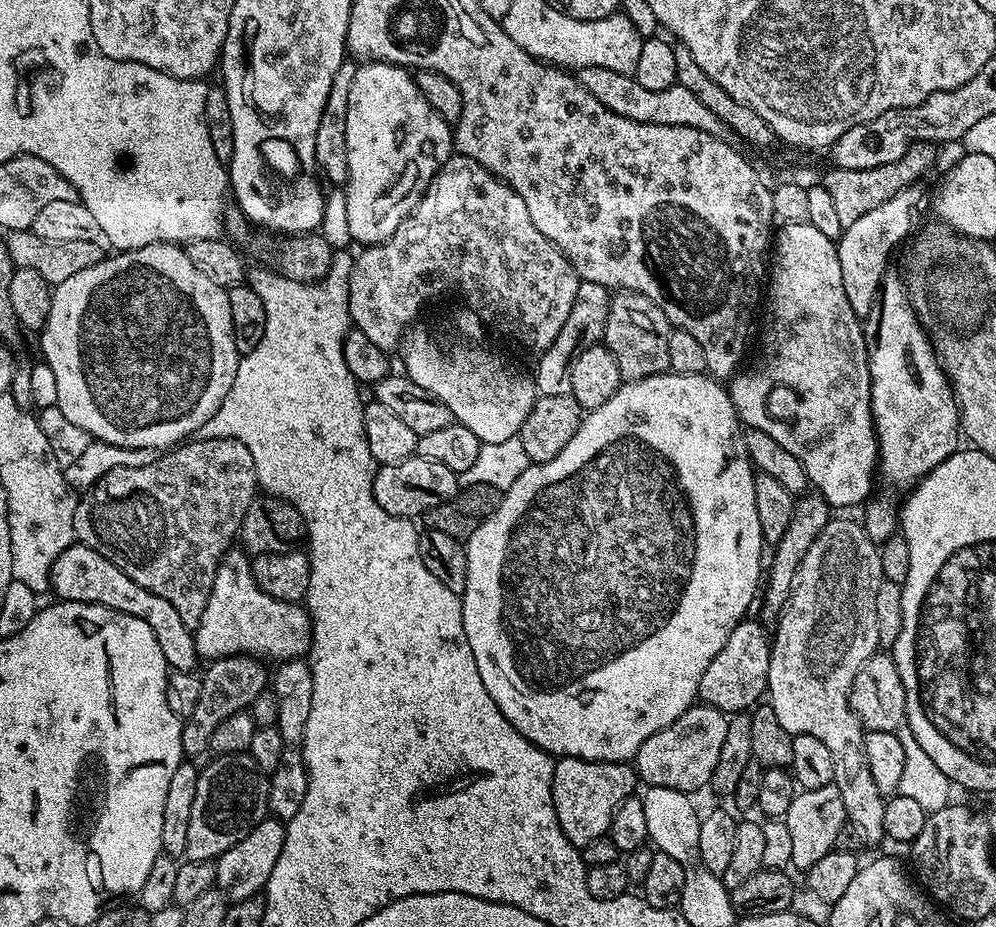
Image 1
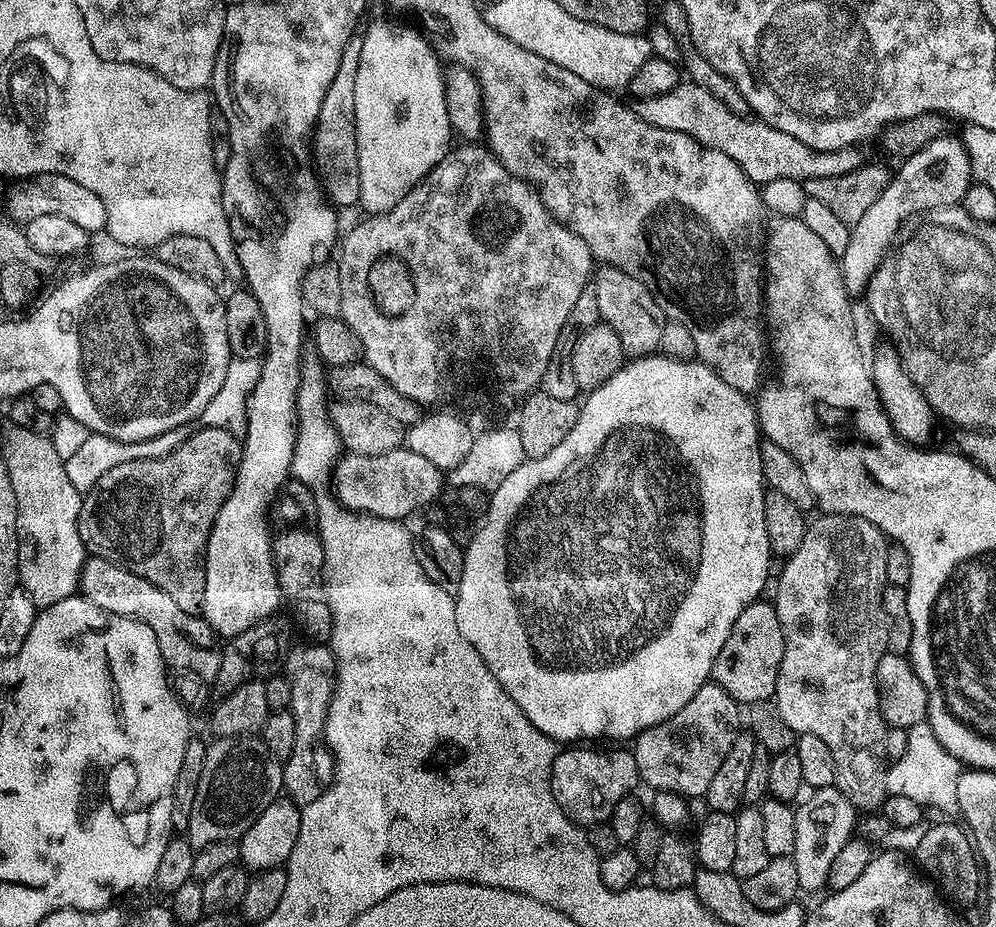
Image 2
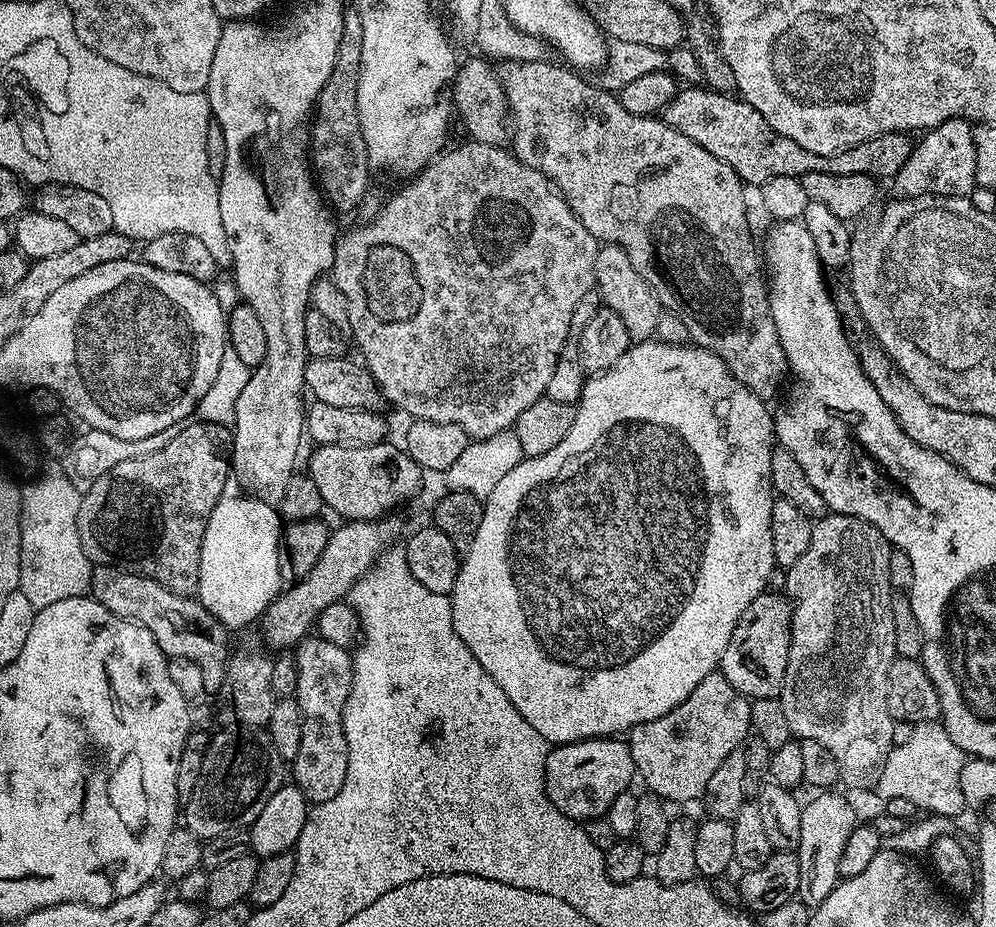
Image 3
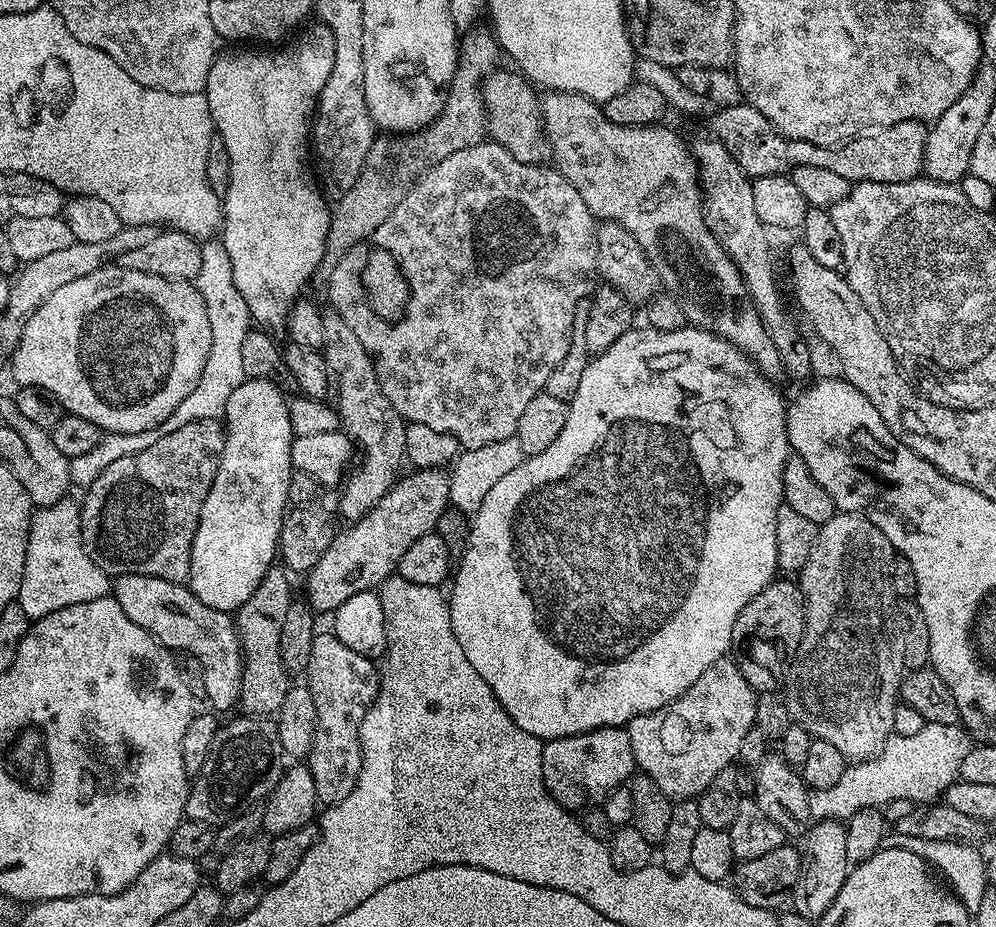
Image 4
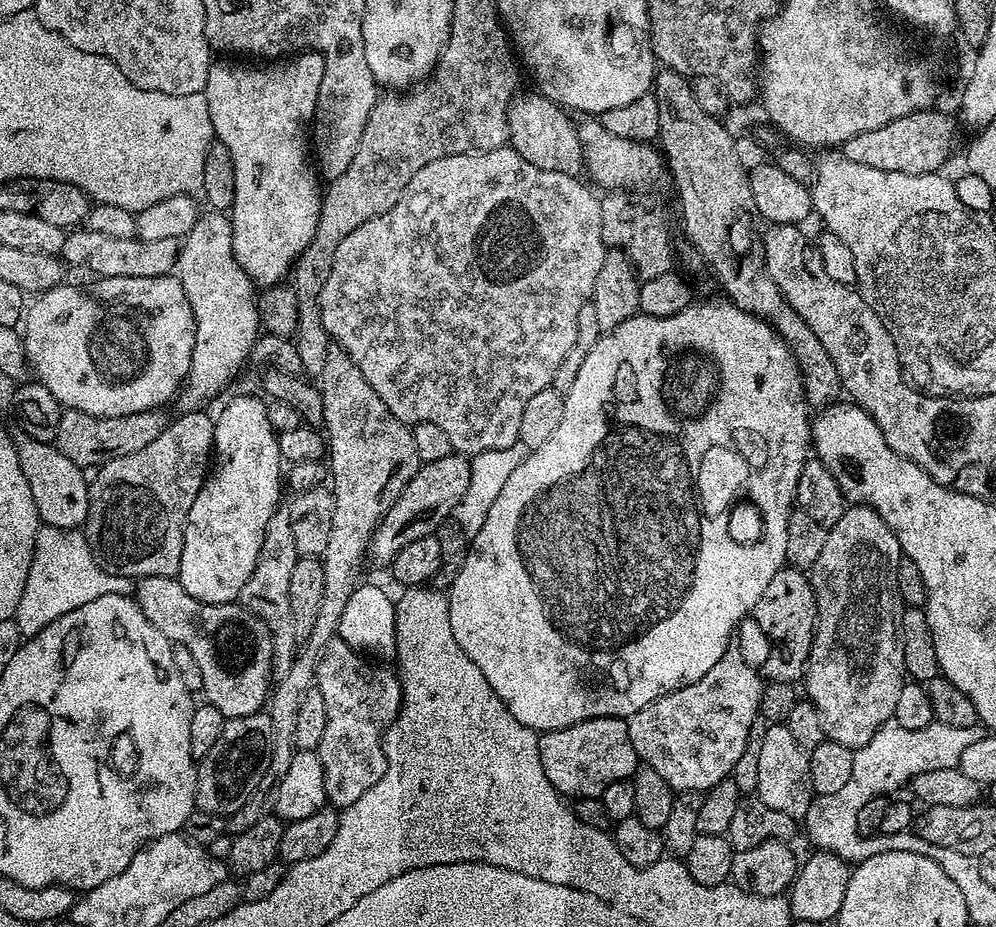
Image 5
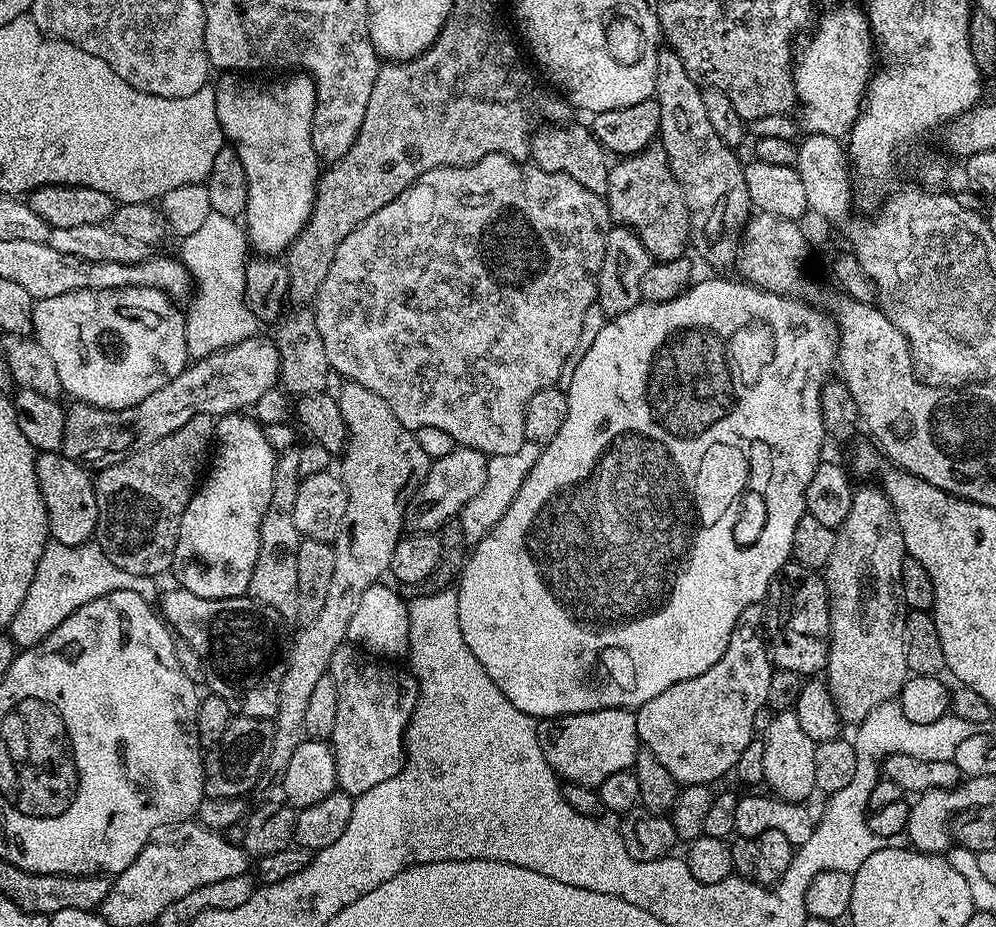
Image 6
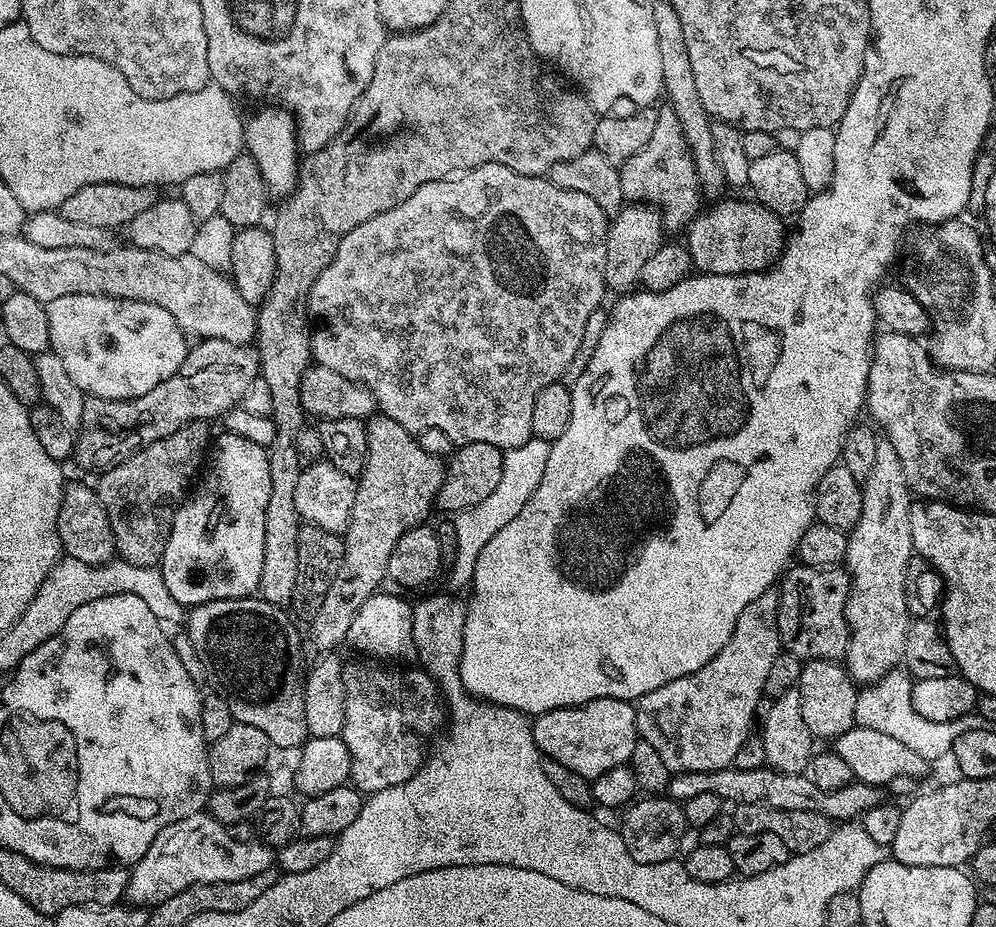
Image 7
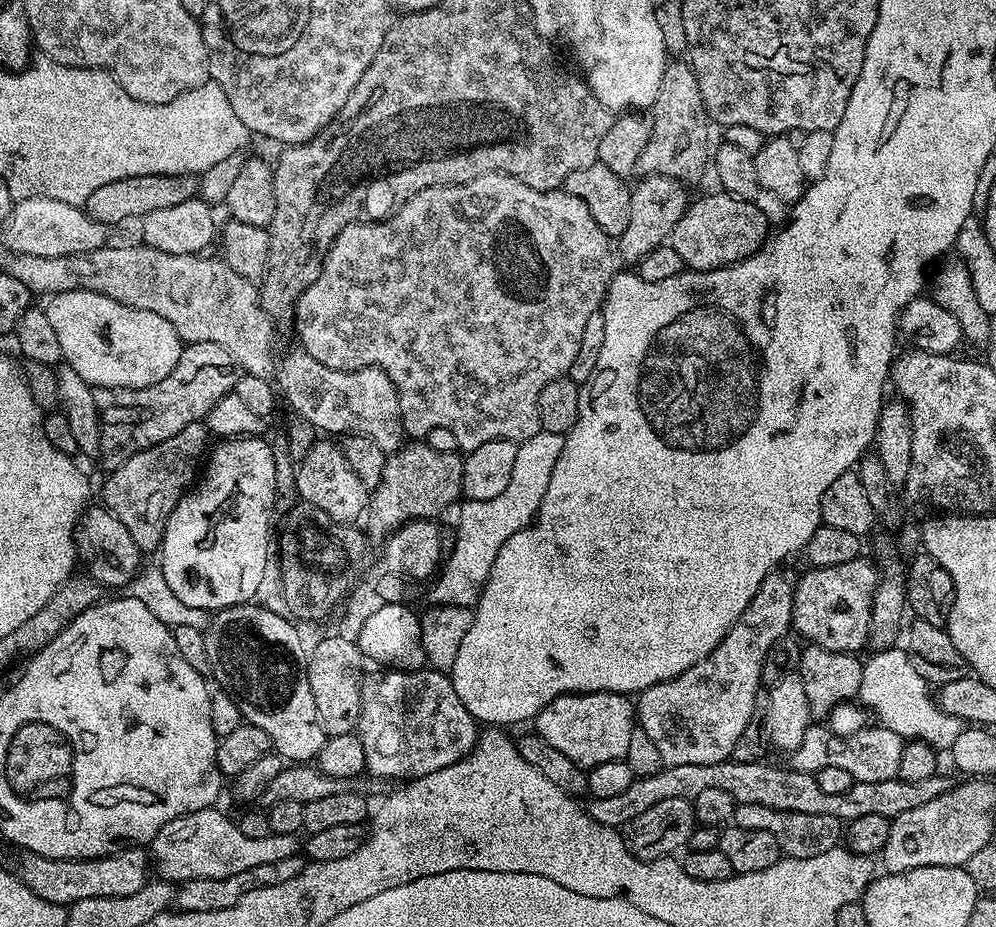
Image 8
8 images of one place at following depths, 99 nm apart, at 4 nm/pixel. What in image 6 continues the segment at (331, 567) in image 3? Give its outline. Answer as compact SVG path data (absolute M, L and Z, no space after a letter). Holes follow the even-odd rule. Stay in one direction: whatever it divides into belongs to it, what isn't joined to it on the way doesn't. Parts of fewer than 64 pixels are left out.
M457 446L446 458L438 458L428 465L428 473L421 484L416 487L416 493L408 501L406 520L417 532L439 533L440 528L453 518L459 517L460 512L482 490L486 484L486 466L488 457L477 448Z

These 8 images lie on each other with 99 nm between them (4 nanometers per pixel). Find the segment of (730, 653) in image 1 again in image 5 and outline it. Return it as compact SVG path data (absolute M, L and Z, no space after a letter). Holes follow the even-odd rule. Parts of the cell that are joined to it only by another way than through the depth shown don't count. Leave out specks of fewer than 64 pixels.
M785 566L770 578L766 590L762 590L762 598L752 607L751 619L756 619L756 624L768 635L772 643L772 653L764 660L762 676L768 682L786 682L791 684L799 681L808 666L808 655L812 649L812 636L816 633L816 595L812 589L811 579L801 569Z

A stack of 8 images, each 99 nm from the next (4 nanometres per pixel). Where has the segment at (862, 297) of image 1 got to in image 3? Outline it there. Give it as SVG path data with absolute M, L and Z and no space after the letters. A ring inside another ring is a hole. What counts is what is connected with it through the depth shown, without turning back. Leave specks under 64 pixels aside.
M953 118L936 128L929 128L913 147L906 166L894 177L895 195L910 196L968 196L977 187L975 180L975 134L973 125L967 120Z

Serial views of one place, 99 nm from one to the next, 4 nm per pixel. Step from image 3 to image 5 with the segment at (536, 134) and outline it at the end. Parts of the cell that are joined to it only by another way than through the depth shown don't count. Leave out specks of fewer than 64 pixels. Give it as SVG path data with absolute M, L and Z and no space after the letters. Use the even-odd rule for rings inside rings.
M599 119L585 120L588 121L584 125L581 123L578 131L584 151L586 176L593 185L601 184L604 190L623 190L629 194L640 194L645 190L652 190L663 176L665 179L666 161L659 147L643 140L618 138L618 134L610 134L610 130L606 130Z

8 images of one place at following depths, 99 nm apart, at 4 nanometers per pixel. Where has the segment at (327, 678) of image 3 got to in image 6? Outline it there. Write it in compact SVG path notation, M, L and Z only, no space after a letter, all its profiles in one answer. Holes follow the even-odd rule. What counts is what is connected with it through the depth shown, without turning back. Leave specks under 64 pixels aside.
M348 642L341 644L332 656L330 677L337 688L337 714L330 745L336 767L336 788L351 798L394 778L404 766L404 731L420 697L420 686L411 671L404 670L399 676L384 664L387 663L369 658Z

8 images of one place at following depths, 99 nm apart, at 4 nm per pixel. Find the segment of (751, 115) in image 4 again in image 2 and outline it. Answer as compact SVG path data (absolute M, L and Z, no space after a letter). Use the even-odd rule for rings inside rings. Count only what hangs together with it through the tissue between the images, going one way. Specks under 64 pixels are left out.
M682 82L674 86L674 90L658 94L658 98L636 100L634 107L642 122L650 122L650 126L662 126L662 130L678 130L678 134L686 134L702 146L734 158L746 178L753 180L757 186L775 182L777 178L794 178L801 182L810 178L838 178L838 174L850 174L850 170L858 170L862 163L859 147L829 152L814 150L806 146L806 142L798 142L794 134L786 134L759 118L734 114L734 110L718 102L710 90L702 90L702 86L691 82Z

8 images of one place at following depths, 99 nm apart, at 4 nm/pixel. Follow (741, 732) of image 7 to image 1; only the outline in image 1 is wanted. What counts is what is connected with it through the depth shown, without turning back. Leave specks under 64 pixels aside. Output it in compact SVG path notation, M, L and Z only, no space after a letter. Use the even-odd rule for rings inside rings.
M703 702L693 703L670 726L650 734L634 757L636 775L656 790L696 794L699 788L707 789L712 783L714 766L722 754L722 742L726 739L728 716L714 706Z

